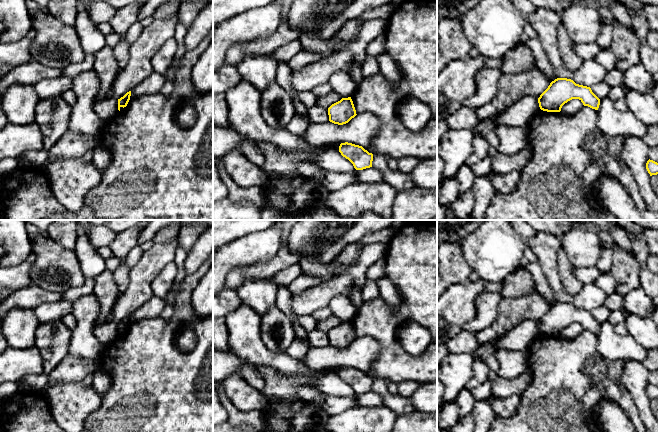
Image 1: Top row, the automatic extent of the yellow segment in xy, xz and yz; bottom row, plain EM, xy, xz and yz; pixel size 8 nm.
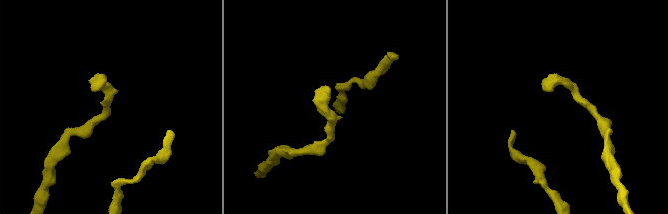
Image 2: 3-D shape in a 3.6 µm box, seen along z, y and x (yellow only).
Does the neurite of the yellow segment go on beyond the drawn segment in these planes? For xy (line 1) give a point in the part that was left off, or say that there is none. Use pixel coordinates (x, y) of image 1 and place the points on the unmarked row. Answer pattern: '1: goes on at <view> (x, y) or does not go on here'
1: does not go on here

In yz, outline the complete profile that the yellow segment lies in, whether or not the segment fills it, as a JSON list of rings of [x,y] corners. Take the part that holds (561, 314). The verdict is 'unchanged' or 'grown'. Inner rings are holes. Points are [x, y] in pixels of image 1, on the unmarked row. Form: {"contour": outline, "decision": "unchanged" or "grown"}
{"contour": [[[557,302],[538,322],[539,331],[547,336],[560,336],[562,330],[572,323],[579,323],[584,330],[598,334],[600,323],[590,311],[576,308],[567,302]]], "decision": "unchanged"}

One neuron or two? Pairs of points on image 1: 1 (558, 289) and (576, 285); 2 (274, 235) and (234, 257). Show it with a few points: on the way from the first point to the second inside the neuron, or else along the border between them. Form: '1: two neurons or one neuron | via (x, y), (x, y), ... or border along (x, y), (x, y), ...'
1: two neurons | border along (557, 265), (563, 289), (573, 296)
2: one neuron | via (264, 245), (244, 251)

